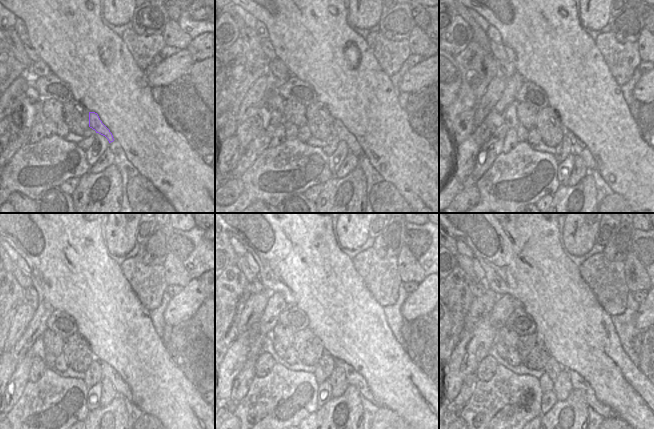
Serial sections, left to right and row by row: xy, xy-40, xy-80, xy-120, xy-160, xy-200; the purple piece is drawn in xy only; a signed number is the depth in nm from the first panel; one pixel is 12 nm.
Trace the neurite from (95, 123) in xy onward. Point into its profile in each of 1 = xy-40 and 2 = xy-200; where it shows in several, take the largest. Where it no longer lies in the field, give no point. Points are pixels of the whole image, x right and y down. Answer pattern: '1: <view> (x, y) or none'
1: xy-40 (319, 123)
2: xy-200 (578, 382)

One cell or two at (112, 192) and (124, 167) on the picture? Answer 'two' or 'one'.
two

